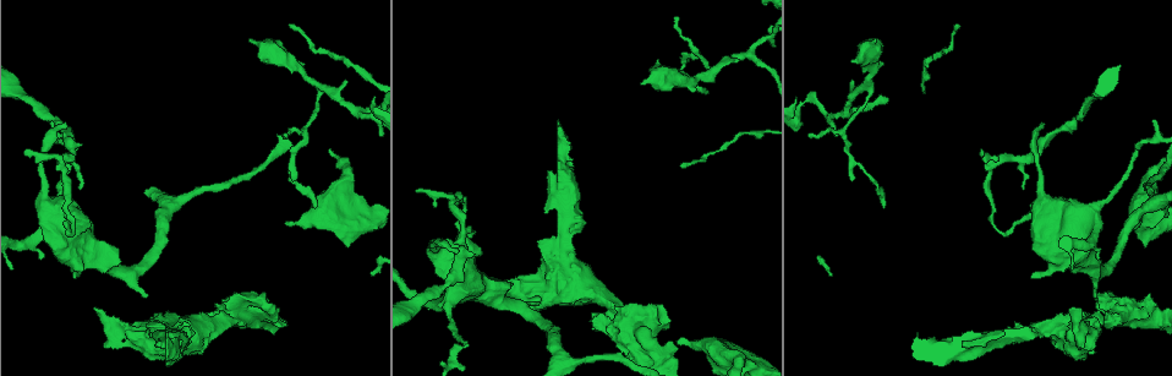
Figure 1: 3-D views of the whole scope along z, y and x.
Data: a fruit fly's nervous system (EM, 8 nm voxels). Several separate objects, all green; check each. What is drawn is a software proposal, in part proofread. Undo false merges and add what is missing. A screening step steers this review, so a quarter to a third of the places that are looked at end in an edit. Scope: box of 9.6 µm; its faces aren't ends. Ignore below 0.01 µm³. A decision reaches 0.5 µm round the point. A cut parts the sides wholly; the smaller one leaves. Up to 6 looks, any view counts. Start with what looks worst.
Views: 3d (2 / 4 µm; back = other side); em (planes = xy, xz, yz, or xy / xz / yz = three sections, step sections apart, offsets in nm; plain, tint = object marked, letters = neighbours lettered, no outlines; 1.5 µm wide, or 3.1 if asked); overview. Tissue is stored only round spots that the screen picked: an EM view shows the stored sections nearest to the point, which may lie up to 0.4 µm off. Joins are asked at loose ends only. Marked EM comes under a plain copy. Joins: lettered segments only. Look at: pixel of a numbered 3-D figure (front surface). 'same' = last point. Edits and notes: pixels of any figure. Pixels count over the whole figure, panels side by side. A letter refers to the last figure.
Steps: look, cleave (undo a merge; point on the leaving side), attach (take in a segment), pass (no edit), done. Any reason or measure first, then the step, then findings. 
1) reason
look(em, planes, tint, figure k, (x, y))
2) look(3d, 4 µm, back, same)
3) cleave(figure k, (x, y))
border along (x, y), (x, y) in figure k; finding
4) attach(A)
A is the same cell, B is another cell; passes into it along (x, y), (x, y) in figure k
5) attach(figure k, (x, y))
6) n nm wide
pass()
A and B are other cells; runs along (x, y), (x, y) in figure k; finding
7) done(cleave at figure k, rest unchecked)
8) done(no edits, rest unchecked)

abrupt turn
look(em, xy, step 8, tint, figure 1, (64, 167))

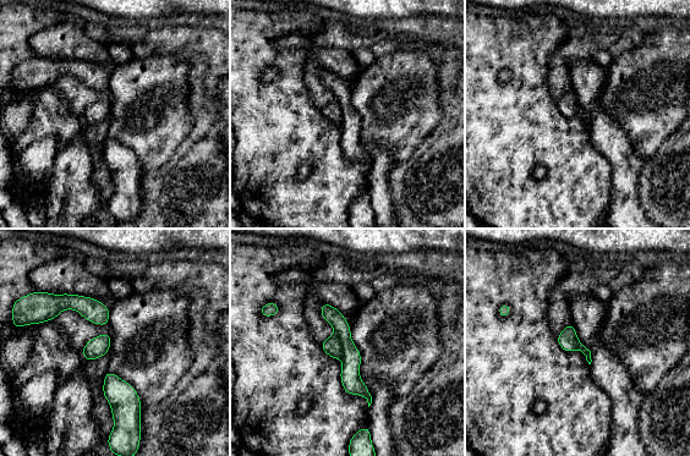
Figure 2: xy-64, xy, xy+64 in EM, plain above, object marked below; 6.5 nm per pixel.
look(em, planes, letters, same)

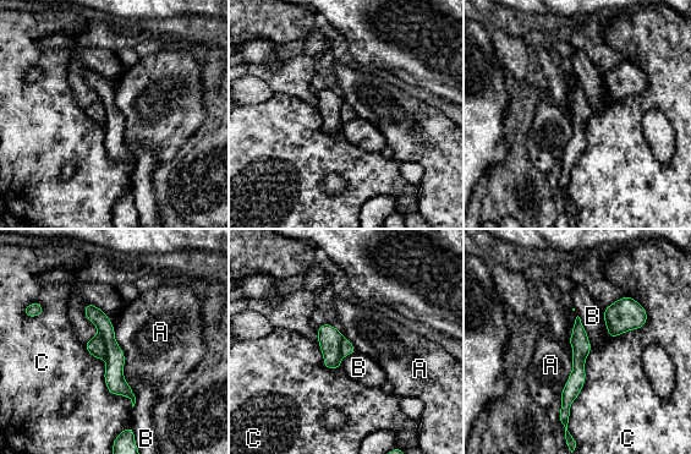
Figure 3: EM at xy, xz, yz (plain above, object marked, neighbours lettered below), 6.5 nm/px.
130 nm wide
cleave(figure 3, (96, 346))
A, B and C are other cells; border along (98, 333), (104, 343), (105, 357) in figure 3; a second neuron is stuck on

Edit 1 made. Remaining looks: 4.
free end
look(3d, 4 µm, figure 1, (539, 306))

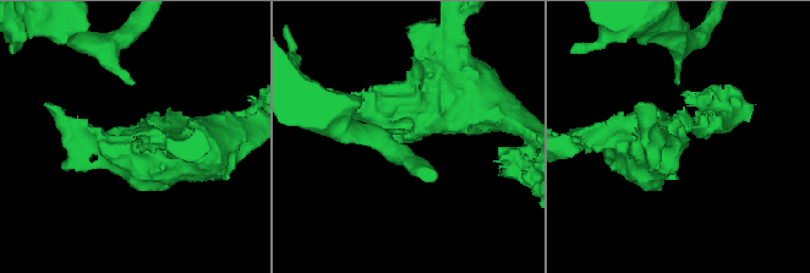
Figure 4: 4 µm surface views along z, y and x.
look(em, planes, letters, figure 4, (412, 133))

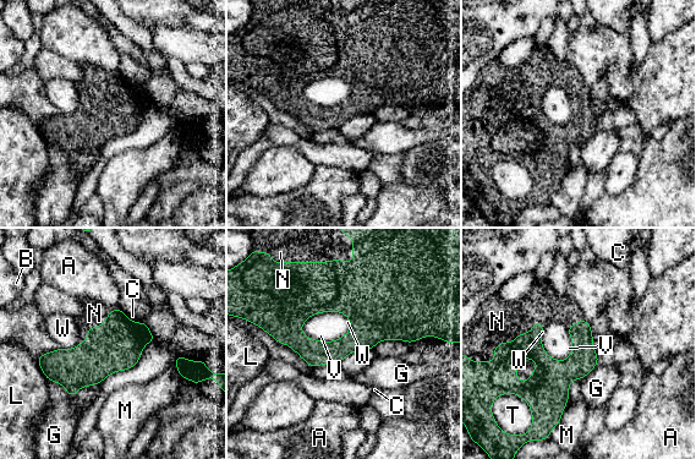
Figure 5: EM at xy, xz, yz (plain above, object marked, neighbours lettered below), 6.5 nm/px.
attach(N)
N is the same cell, A, B, C, G, L, M, T, V and W are other cells; passes into it along (529, 345), (519, 334), (497, 321) in figure 5; the neuron continues

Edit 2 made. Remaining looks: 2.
look(overview)

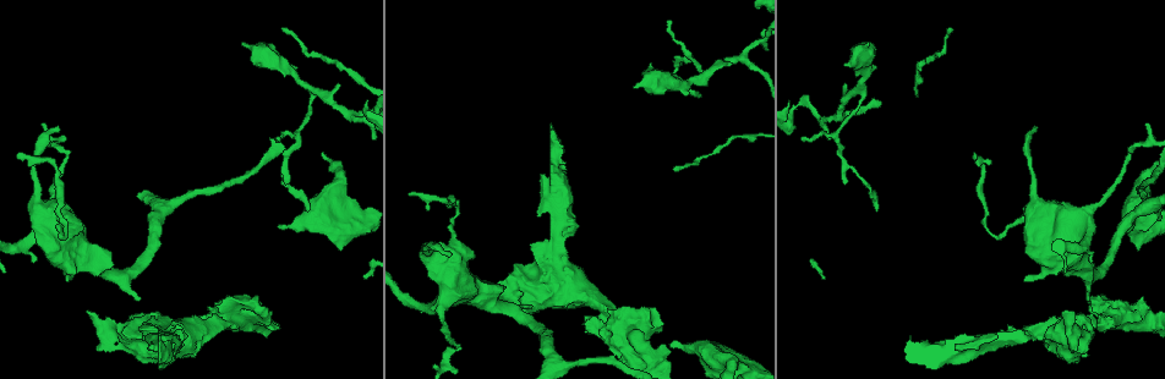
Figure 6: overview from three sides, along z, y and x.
an open end
look(em, 3.1 µm, planes, letters, figure 6, (159, 358))

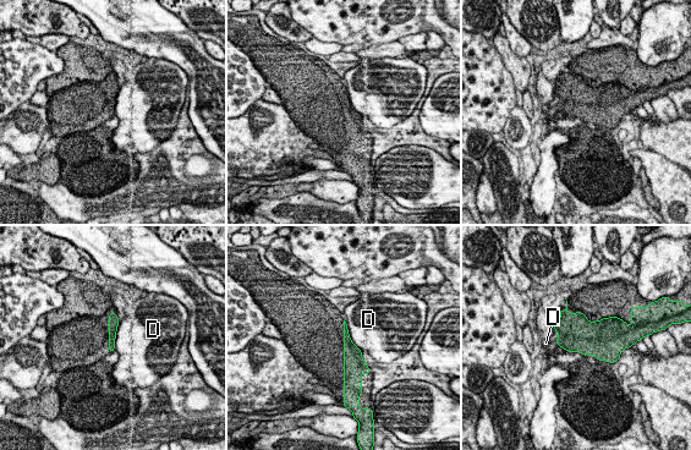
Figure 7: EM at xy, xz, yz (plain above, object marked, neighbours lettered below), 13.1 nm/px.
pass()
D is another cell; runs along (114, 316), (111, 347) in figure 7; none of them fits

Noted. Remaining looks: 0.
done(cleave at figure 3, attach at figure 5, rest unchecked)

